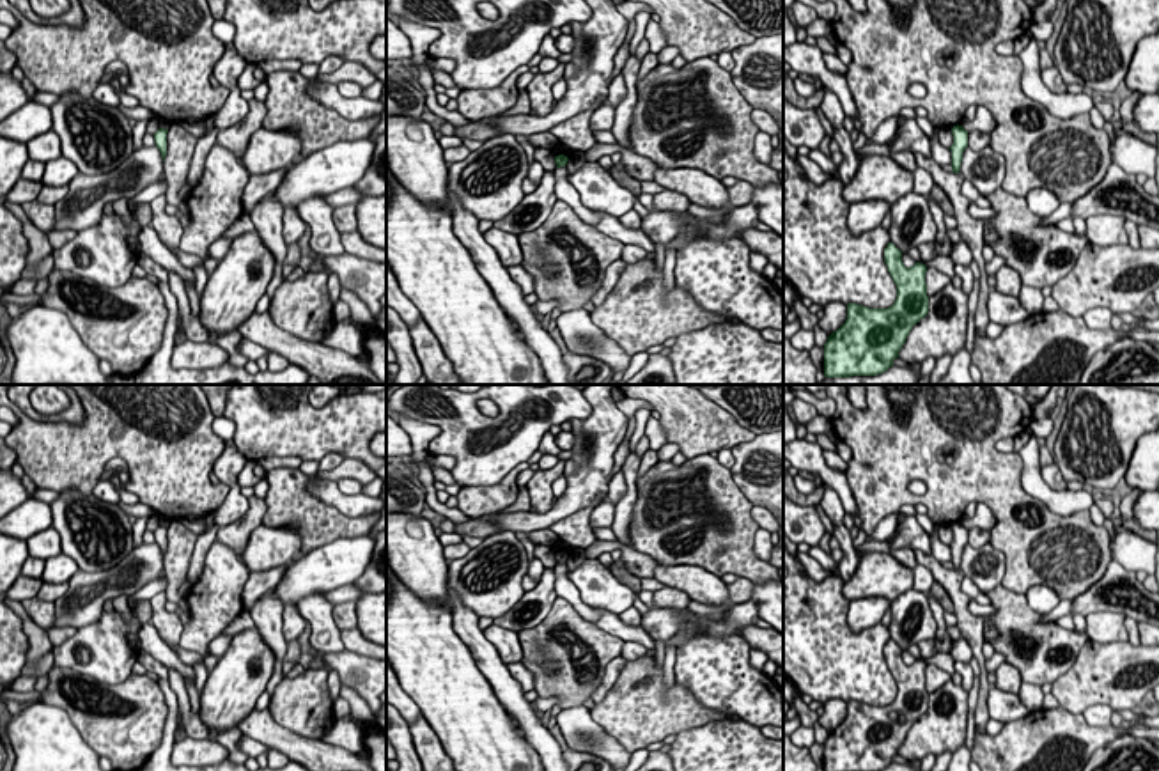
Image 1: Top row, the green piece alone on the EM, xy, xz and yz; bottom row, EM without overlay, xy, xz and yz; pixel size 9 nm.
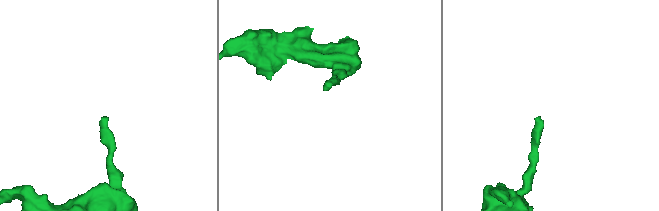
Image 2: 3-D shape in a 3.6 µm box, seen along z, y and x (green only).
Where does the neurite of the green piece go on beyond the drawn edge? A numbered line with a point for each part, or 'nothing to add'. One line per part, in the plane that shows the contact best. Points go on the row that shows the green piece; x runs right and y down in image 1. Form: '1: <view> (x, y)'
nothing to add

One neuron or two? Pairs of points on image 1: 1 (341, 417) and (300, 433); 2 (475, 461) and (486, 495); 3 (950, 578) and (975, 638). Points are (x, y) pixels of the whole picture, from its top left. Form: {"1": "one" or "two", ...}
{"1": "one", "2": "two", "3": "one"}

